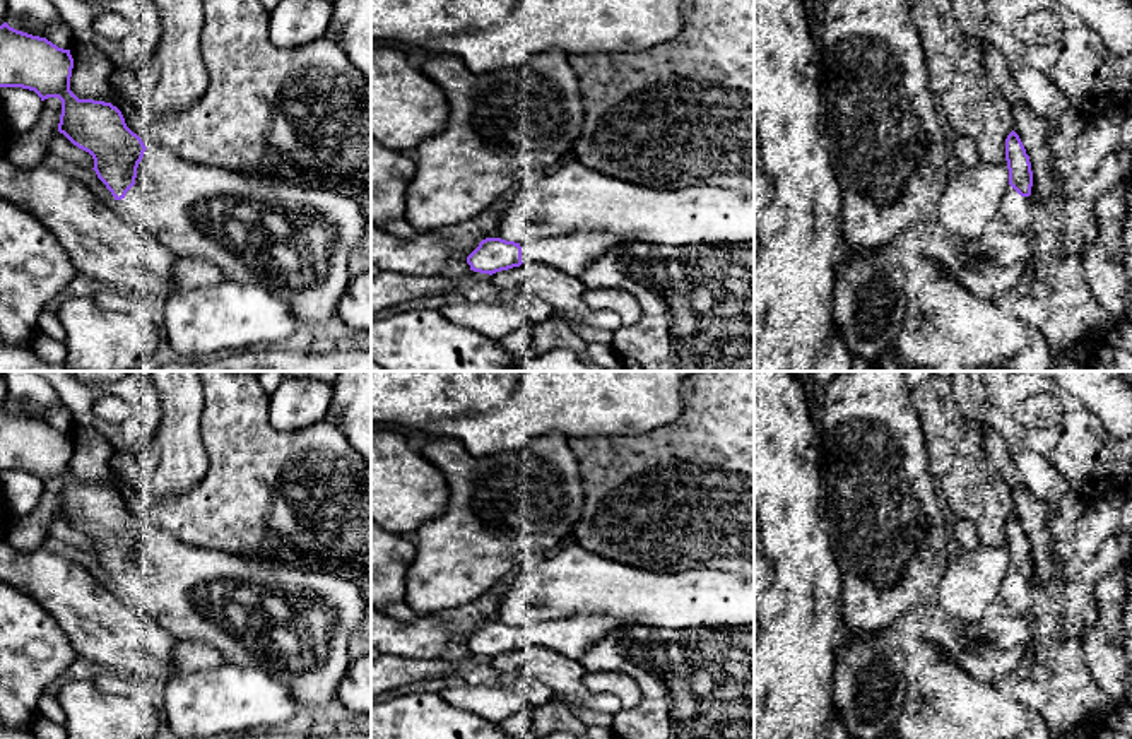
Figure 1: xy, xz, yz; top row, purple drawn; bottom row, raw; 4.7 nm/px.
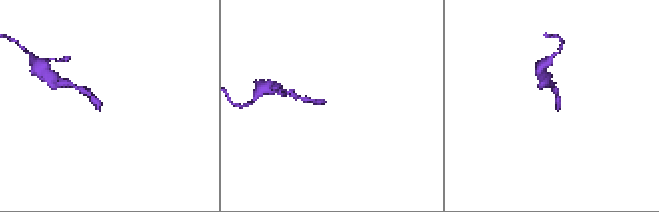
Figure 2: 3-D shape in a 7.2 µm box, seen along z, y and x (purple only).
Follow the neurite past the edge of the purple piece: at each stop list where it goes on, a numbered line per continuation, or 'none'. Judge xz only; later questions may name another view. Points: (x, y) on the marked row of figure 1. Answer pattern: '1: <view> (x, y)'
1: xz (573, 252)

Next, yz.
1: yz (1014, 211)

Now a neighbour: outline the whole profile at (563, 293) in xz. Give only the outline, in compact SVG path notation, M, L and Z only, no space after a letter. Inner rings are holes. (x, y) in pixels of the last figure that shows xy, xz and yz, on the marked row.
M525 262L501 270L489 279L498 289L520 296L539 298L568 320L585 322L588 306L583 299L587 286L556 267Z

